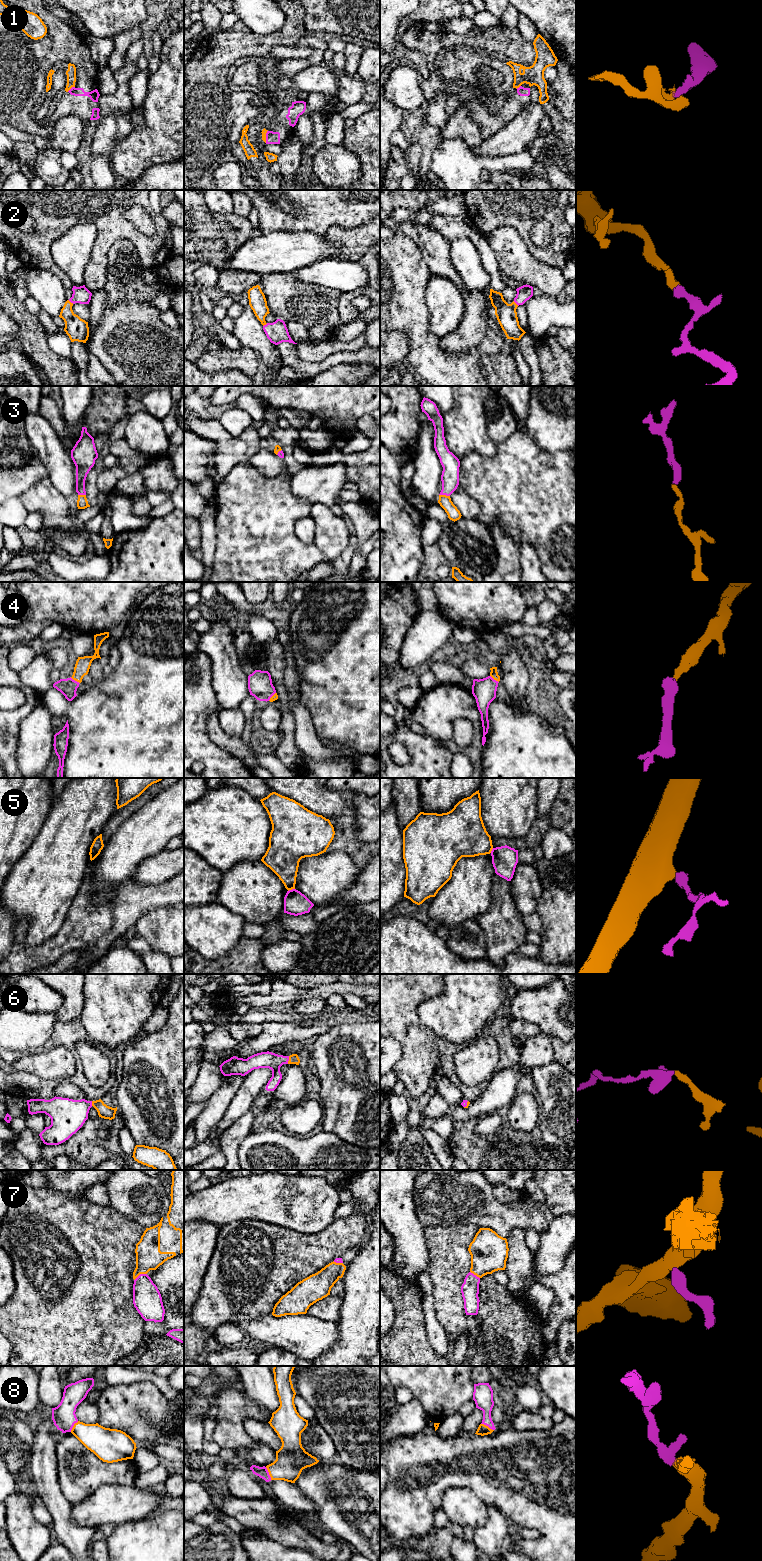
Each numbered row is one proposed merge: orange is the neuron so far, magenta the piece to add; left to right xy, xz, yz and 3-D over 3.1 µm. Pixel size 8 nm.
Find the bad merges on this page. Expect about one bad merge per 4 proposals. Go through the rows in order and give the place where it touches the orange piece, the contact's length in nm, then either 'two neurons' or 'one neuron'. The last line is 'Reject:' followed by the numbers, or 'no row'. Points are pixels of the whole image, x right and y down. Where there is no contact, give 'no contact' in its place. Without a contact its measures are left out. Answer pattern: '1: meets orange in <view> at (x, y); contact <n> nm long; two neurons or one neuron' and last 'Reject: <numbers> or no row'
1: meets orange in xy at (70, 88); contact 80 nm long; two neurons
2: meets orange in xy at (70, 302); contact 50 nm long; one neuron
3: meets orange in yz at (444, 495); contact 90 nm long; one neuron
4: meets orange in xy at (75, 680); contact 90 nm long; one neuron
5: meets orange in xz at (291, 889); contact 60 nm long; two neurons
6: meets orange in xz at (289, 1060); contact 70 nm long; one neuron
7: meets orange in xy at (140, 1273); contact 120 nm long; one neuron
8: meets orange in xz at (269, 1473); contact 120 nm long; one neuron
Reject: 1, 5

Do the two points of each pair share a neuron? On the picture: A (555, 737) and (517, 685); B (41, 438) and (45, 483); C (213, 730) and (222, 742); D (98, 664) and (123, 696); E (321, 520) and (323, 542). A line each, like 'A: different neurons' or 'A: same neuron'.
A: different neurons
B: different neurons
C: same neuron
D: different neurons
E: same neuron

